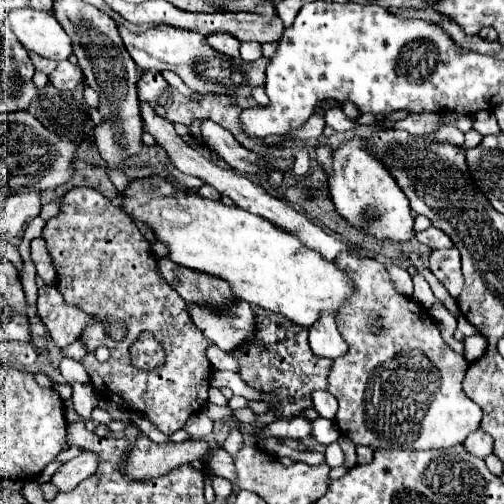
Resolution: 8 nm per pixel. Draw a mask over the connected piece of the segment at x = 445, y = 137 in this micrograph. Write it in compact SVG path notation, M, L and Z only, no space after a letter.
M441 126L439 130L425 134L425 138L431 138L435 142L449 142L449 144L455 144L455 146L463 146L463 132L459 132L453 126Z

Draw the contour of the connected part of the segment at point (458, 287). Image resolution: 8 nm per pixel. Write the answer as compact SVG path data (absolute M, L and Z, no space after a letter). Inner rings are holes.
M455 246L447 248L447 250L433 250L429 256L429 270L449 290L449 294L453 298L457 298L461 294L461 290L463 290L461 256Z

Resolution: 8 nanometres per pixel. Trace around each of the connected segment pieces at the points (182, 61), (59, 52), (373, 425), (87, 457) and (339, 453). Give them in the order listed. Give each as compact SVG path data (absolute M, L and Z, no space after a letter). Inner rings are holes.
M119 24L119 34L123 38L123 44L127 52L133 56L137 68L141 70L171 70L175 72L189 88L197 92L219 92L227 96L251 96L253 86L265 84L265 68L269 64L269 58L259 58L257 62L243 62L233 60L225 54L215 52L205 36L191 30L173 28L167 24L159 24L153 28L147 28L145 32L129 32L123 24Z
M17 8L9 12L9 22L19 42L31 52L51 60L67 60L73 54L69 36L51 12Z
M347 252L335 258L337 266L347 270L357 286L351 302L341 310L339 332L349 344L349 352L337 358L329 370L329 392L337 398L337 426L339 430L351 438L355 444L379 448L403 448L403 450L429 450L429 448L451 448L461 444L471 432L479 428L481 408L471 402L461 388L463 376L467 372L469 362L463 354L453 352L439 330L429 318L429 312L413 302L407 296L401 296L393 290L389 282L389 274L381 262L375 258L357 258ZM375 320L383 326L379 334L371 334L367 324Z
M83 452L79 454L77 458L65 462L55 474L53 474L53 484L61 490L61 492L69 492L73 490L79 482L83 482L85 478L93 476L97 472L97 464L99 464L99 458L97 454L93 452Z
M333 442L333 444L327 446L325 458L327 458L327 464L329 464L331 468L333 468L333 466L343 466L343 462L345 462L345 454L343 454L343 450L339 448L337 442Z

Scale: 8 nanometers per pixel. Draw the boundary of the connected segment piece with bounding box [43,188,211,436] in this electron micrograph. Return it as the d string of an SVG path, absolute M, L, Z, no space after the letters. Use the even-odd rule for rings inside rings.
M73 188L67 192L59 216L51 218L43 228L43 238L57 270L57 288L65 302L97 320L121 320L127 326L127 338L123 342L113 342L101 324L83 330L79 340L89 354L81 364L95 390L103 394L101 398L115 402L125 410L141 412L167 436L181 430L191 414L197 414L207 406L211 364L205 356L207 340L193 324L187 304L157 274L157 258L151 244L119 206L113 206L109 198L93 188ZM143 332L151 332L163 346L163 366L139 370L131 364L131 344ZM99 346L111 350L109 360L99 362L93 356Z

